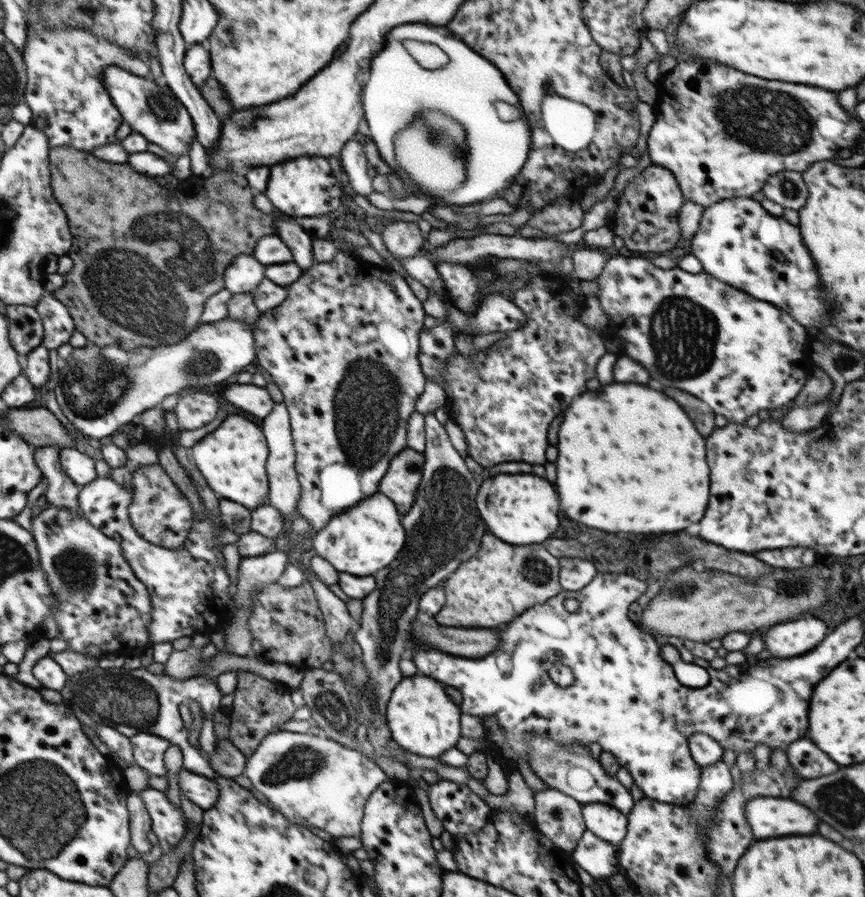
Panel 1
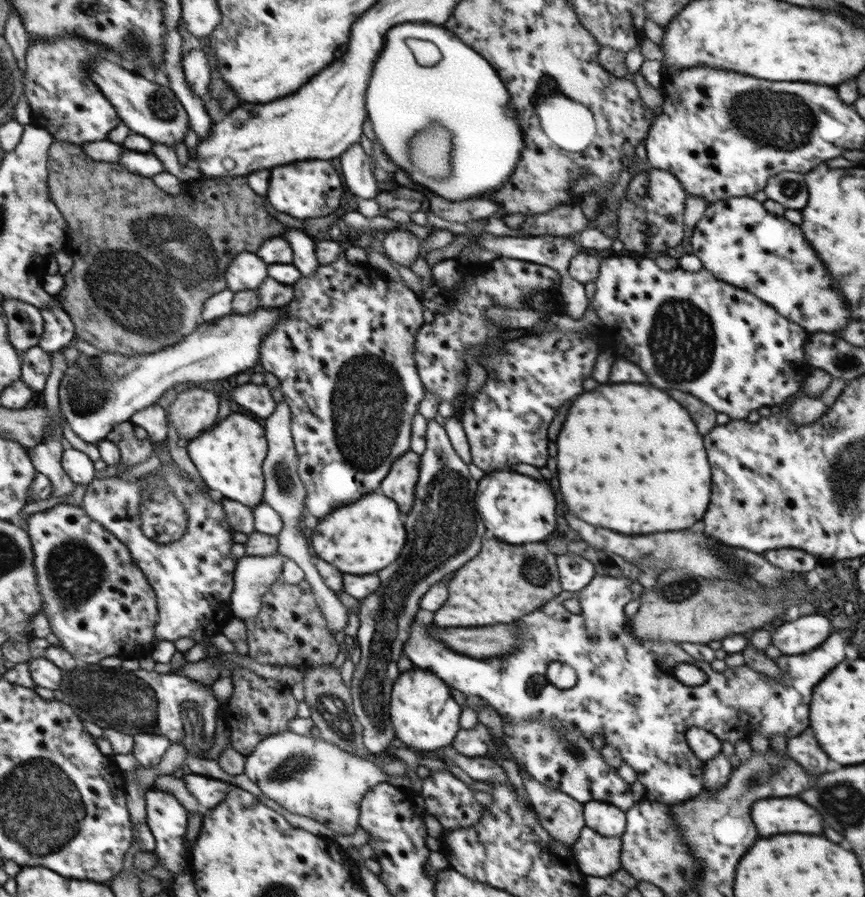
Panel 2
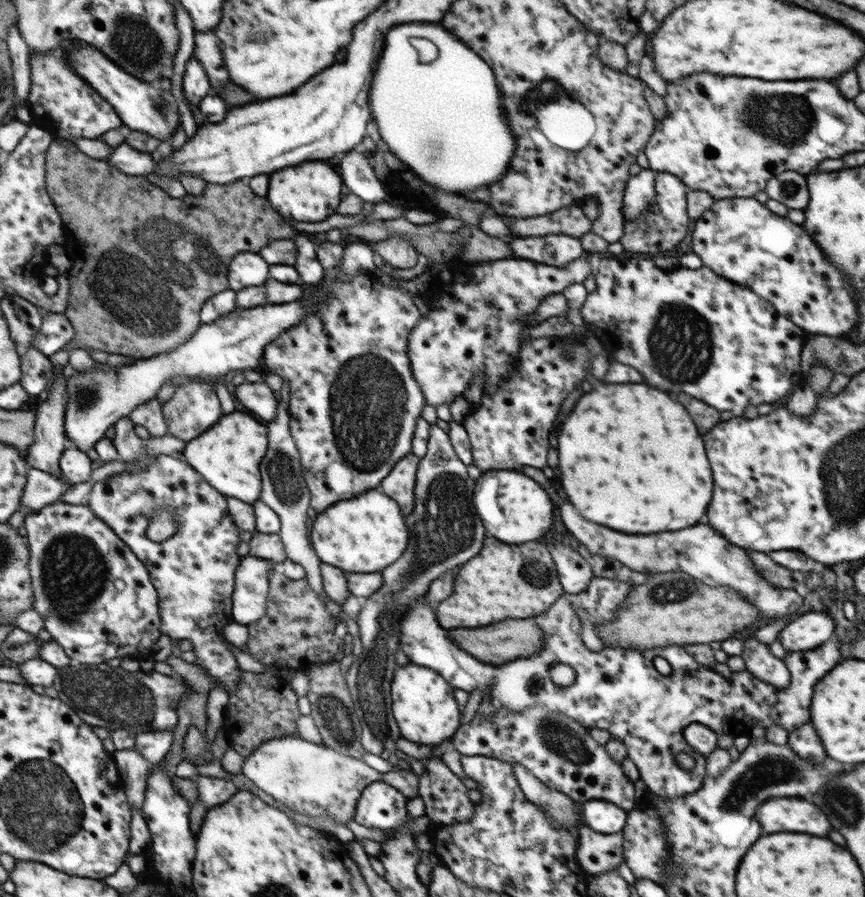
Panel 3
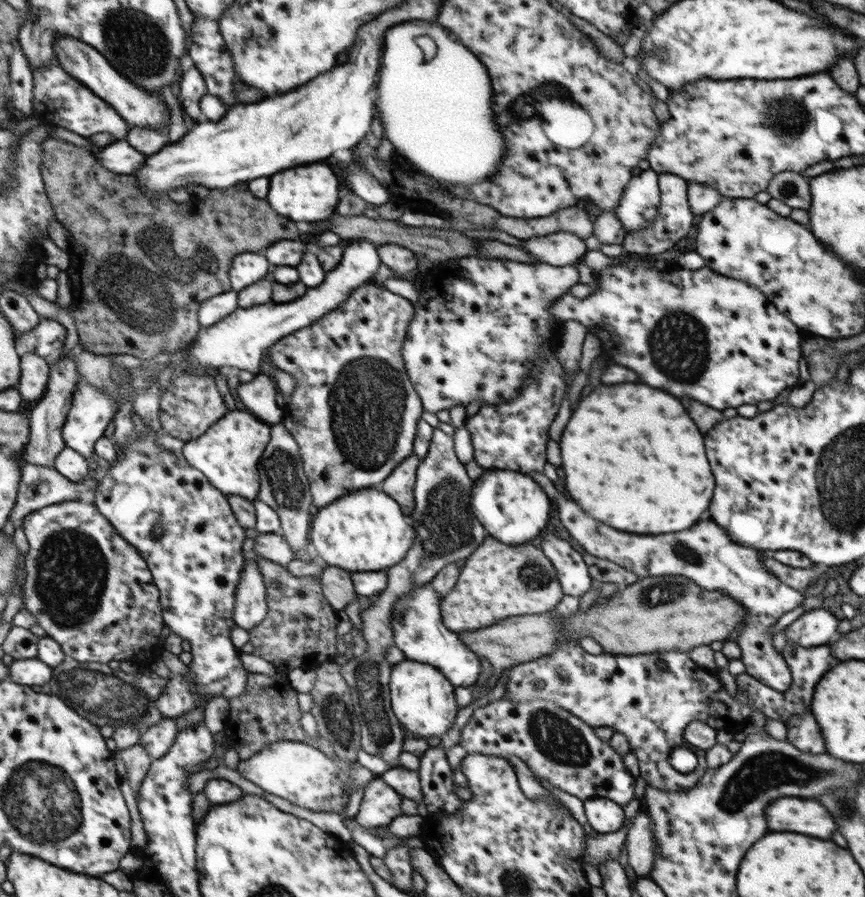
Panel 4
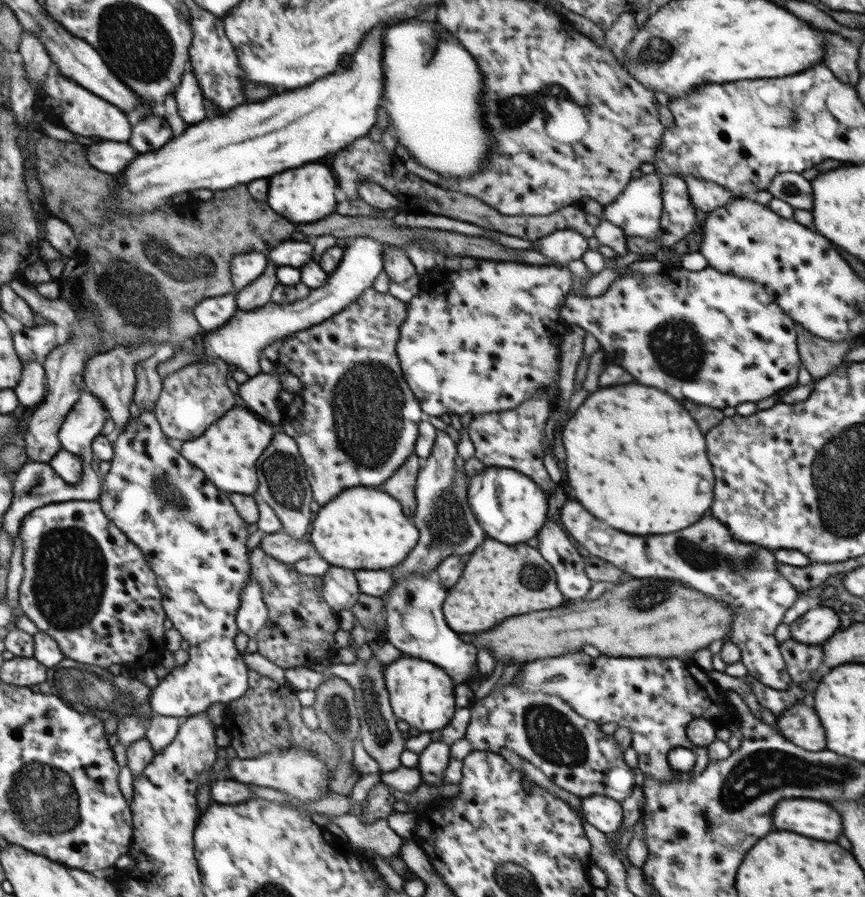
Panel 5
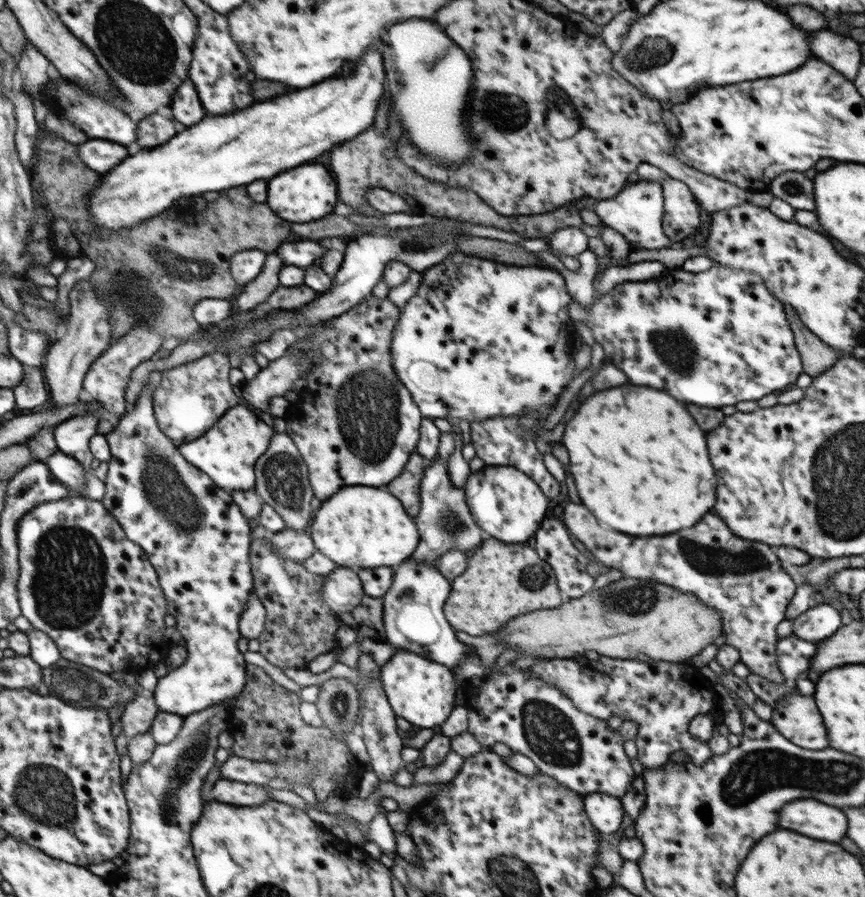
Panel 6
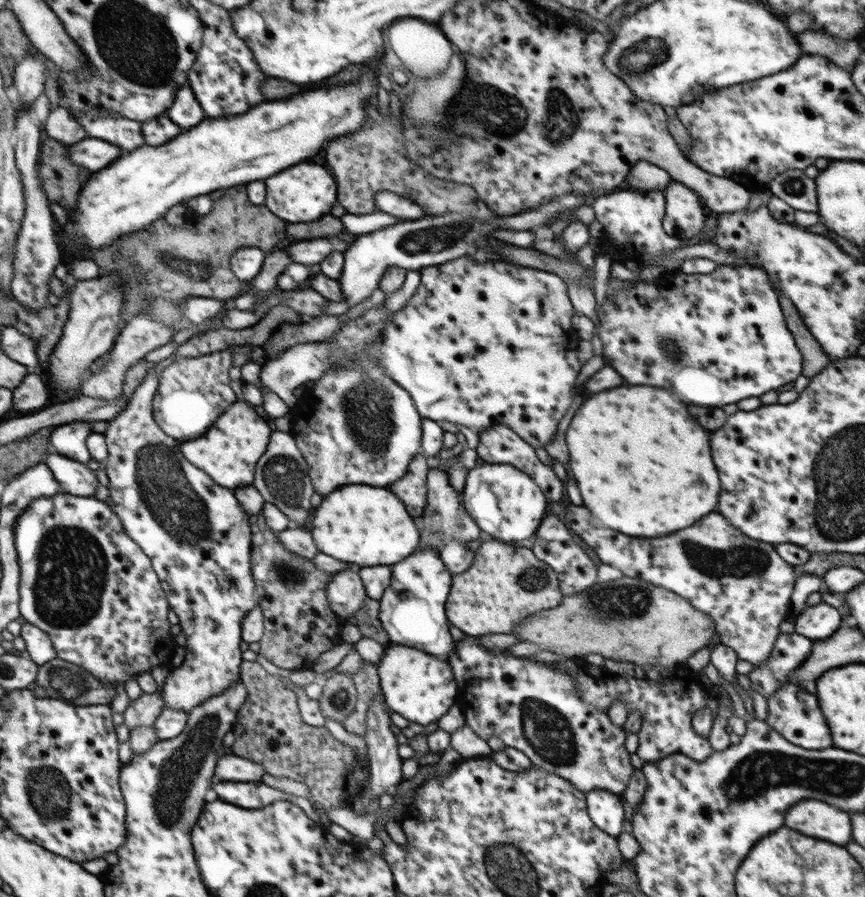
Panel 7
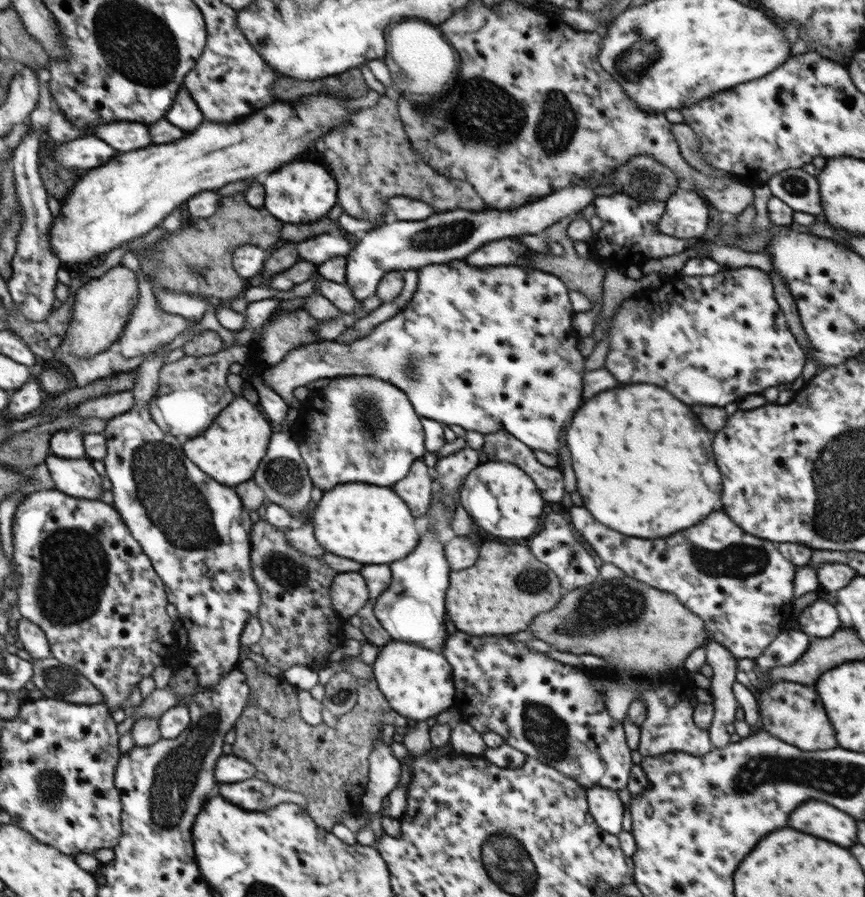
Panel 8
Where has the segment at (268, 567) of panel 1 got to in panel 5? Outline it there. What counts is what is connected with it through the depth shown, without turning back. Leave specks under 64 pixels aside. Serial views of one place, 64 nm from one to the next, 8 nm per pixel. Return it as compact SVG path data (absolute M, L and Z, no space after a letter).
M252 577L242 592L242 604L238 610L240 632L254 638L264 626L268 613L260 583Z

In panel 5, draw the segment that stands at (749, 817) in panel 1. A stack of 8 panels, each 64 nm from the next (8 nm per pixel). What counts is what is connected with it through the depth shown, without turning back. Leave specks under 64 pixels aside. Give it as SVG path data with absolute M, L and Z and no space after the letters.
M781 800L775 804L774 826L816 840L836 840L842 834L842 822L836 810L820 800Z

